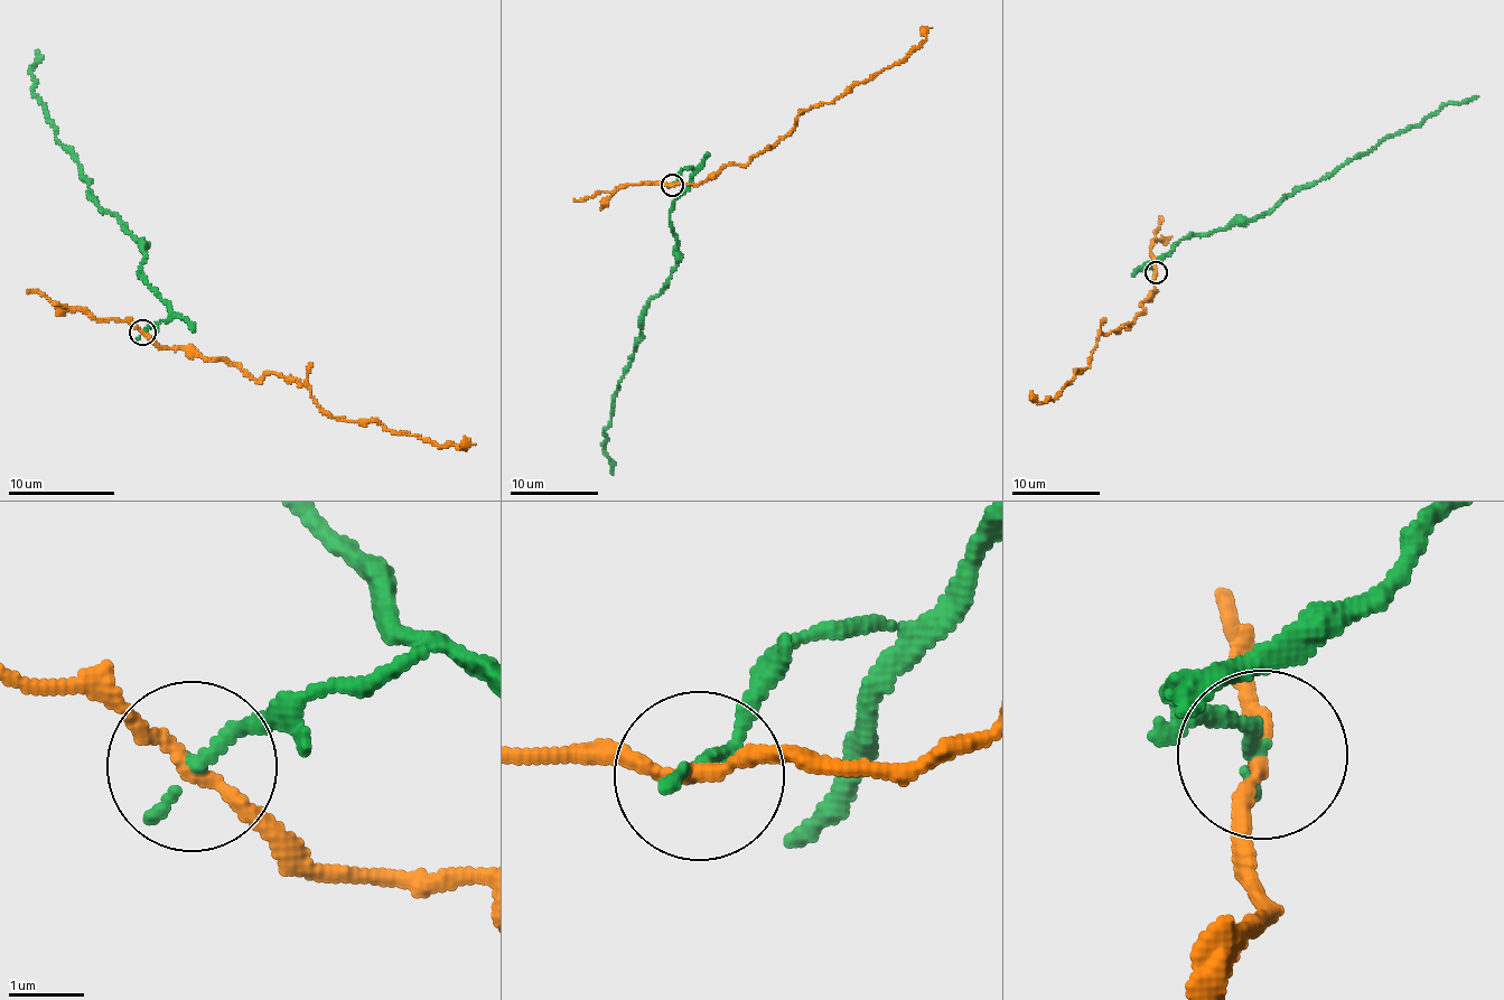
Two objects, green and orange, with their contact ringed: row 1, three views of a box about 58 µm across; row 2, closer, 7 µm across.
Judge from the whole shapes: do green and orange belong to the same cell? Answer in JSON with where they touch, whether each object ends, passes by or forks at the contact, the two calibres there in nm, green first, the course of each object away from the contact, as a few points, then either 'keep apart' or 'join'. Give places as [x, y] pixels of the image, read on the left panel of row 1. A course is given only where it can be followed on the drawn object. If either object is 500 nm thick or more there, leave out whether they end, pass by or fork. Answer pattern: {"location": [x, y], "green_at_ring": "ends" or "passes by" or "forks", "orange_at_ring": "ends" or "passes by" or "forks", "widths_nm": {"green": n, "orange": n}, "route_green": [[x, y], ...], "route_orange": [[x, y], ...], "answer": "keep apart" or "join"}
{"location": [142, 332], "green_at_ring": "ends", "orange_at_ring": "passes by", "widths_nm": {"green": 180, "orange": 180}, "route_green": [[141, 333], [173, 314], [137, 273], [145, 258], [138, 241], [102, 209], [31, 93], [38, 49]], "route_orange": [[141, 333], [255, 379], [297, 379], [345, 420], [463, 449], [465, 437]], "answer": "keep apart"}

